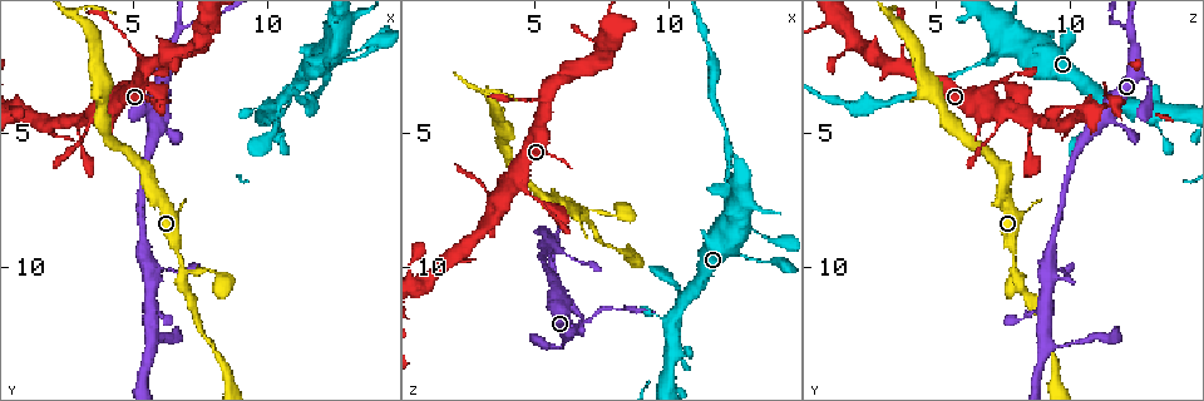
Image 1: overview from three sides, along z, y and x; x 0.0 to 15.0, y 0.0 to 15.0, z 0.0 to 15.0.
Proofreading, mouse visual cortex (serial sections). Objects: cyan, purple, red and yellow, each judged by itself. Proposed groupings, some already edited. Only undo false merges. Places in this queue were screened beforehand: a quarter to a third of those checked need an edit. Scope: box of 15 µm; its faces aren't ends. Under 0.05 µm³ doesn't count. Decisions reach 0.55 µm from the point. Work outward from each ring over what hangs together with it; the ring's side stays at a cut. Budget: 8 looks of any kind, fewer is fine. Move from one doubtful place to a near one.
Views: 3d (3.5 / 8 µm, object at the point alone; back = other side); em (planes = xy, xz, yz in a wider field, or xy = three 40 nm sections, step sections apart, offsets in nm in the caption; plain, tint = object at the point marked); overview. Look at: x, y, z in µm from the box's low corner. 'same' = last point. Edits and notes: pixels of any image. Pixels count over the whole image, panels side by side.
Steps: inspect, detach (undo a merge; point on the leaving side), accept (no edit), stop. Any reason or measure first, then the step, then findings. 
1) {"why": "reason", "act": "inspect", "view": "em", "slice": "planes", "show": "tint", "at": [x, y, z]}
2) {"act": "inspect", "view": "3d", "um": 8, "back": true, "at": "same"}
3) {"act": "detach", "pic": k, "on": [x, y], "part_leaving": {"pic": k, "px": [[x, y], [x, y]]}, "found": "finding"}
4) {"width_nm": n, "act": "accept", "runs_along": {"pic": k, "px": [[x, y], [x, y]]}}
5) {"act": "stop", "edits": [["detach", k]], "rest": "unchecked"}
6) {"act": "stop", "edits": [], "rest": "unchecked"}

{"why": "small branch off a trunk", "act": "inspect", "view": "3d", "um": 3.5, "back": true, "at": [5.4, 2.3, 3.6]}

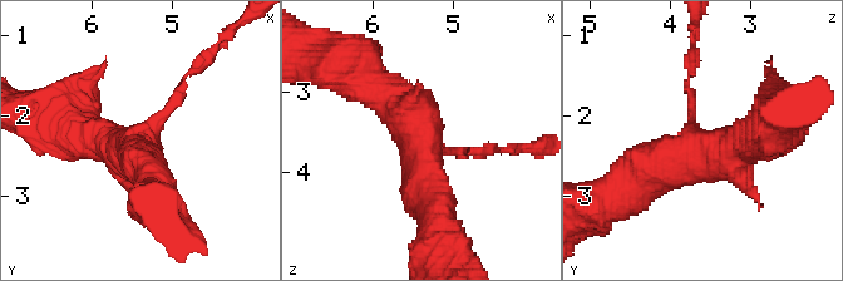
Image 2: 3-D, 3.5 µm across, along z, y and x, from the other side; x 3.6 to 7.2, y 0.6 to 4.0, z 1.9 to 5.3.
{"why": "now the EM", "act": "inspect", "view": "em", "slice": "xy", "step": 1, "show": "tint", "at": [5.30, 2.25, 3.70]}

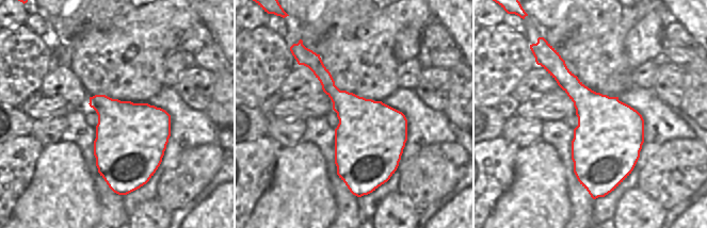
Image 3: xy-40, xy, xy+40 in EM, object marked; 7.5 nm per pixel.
{"act": "inspect", "view": "em", "slice": "planes", "show": "tint", "at": "same"}

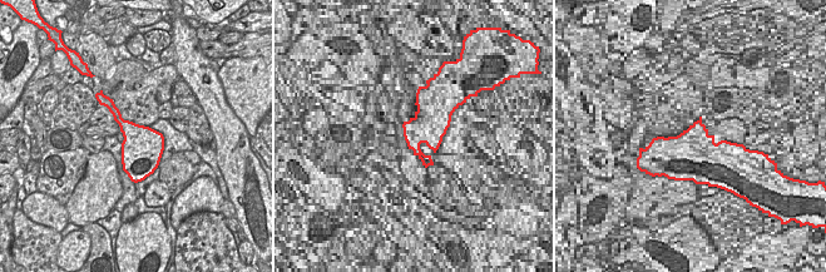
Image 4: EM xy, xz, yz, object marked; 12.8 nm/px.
{"act": "accept", "runs_along": {"pic": 2, "px": [[437, 218], [422, 129], [371, 87]]}, "found": "all the same cell"}

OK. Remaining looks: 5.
{"act": "inspect", "view": "3d", "um": 3.5, "back": true, "at": [7.3, 1.7, 1.7]}

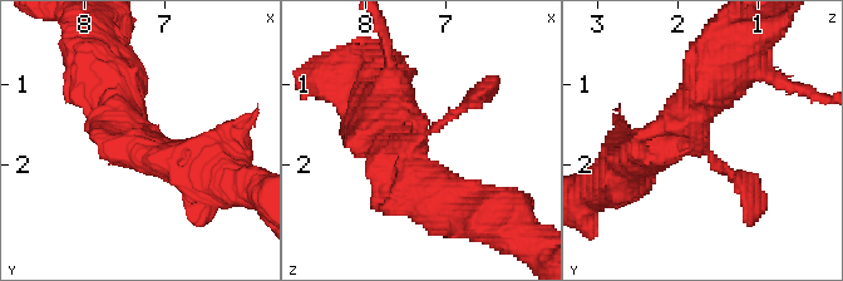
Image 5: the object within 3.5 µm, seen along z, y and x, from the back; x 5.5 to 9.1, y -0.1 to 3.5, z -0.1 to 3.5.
{"act": "accept", "runs_along": {"pic": 5, "px": [[651, 156], [734, 37]]}, "found": "one cell here"}

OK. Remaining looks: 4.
{"why": "sudden change in width", "act": "inspect", "view": "3d", "um": 3.5, "at": [12.6, 2.2, 9.4]}

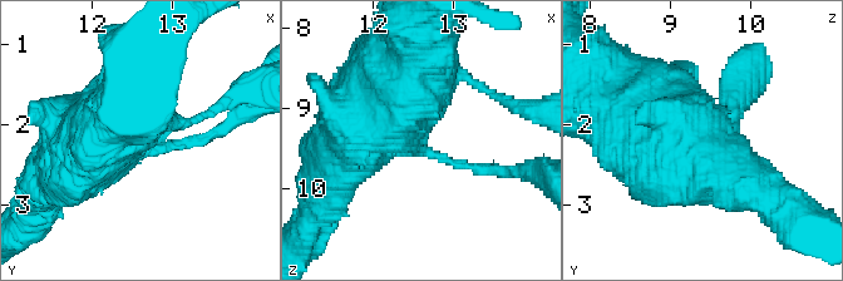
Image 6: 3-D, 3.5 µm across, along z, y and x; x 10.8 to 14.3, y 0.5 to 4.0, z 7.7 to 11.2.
{"act": "inspect", "view": "em", "slice": "planes", "show": "tint", "at": "same"}

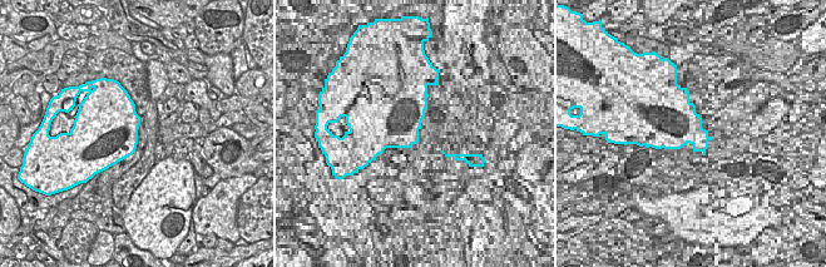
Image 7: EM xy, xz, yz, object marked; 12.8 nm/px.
{"width_nm": 600, "act": "accept", "runs_along": {"pic": 6, "px": [[63, 166], [213, 134]]}, "found": "continuous, no second cell"}

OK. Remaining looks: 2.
{"act": "stop", "edits": [], "rest": "unchecked"}

